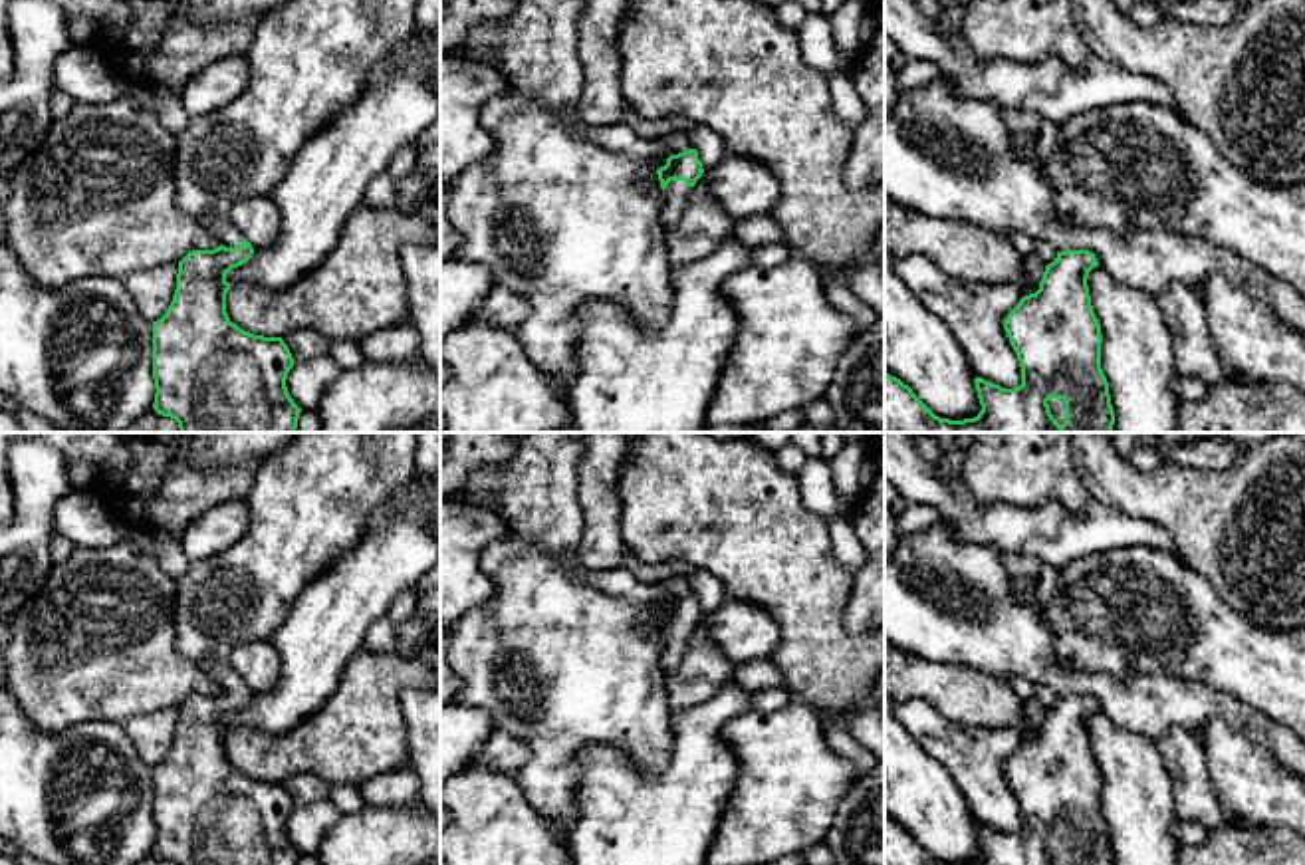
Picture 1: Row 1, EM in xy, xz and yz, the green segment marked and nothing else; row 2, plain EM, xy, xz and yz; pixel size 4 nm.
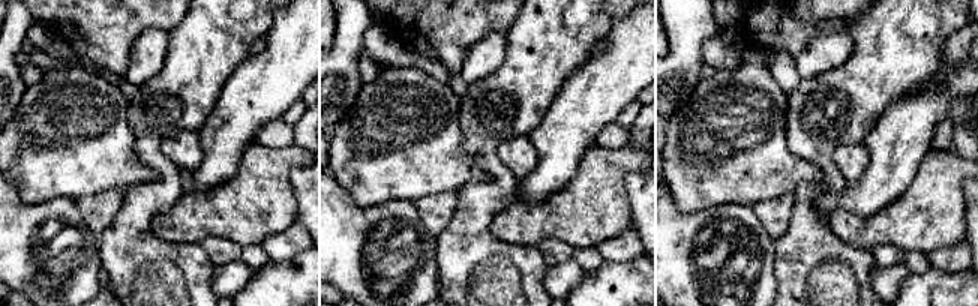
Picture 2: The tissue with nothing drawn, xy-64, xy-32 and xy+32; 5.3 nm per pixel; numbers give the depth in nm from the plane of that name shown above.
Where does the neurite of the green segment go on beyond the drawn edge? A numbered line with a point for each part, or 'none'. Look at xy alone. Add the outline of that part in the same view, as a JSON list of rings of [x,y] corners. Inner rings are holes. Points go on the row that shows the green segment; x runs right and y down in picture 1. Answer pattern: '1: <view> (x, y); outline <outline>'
1: xy (308, 60); outline [[[284,0],[258,22],[250,50],[246,89],[228,105],[190,117],[177,137],[175,186],[177,206],[206,228],[222,246],[236,248],[244,236],[230,220],[240,198],[270,194],[286,177],[301,147],[339,111],[349,107],[369,85],[367,71],[409,40],[415,30],[416,0]]]

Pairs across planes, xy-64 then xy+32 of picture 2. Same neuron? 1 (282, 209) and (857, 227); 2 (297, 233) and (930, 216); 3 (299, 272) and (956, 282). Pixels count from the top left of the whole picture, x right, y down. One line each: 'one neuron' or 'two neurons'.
1: one neuron
2: two neurons
3: one neuron

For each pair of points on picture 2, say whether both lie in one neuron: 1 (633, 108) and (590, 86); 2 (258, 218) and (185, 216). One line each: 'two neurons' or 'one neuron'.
1: two neurons
2: one neuron

